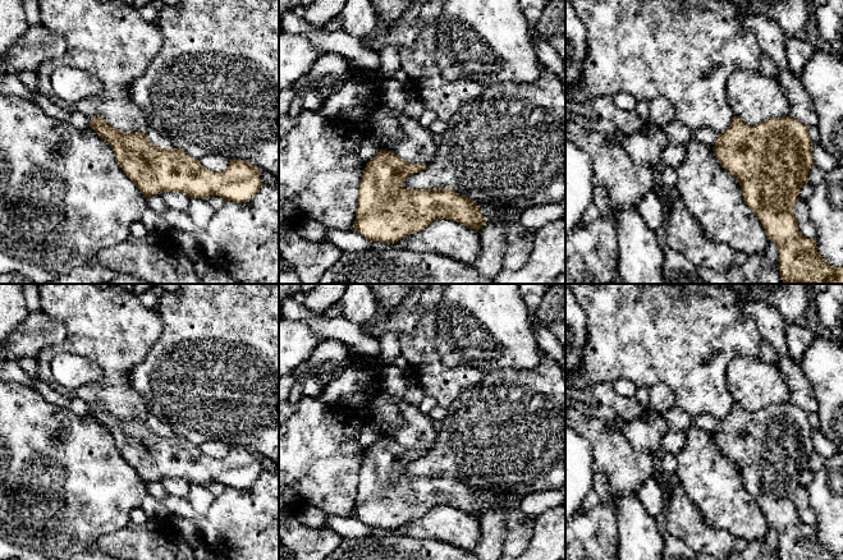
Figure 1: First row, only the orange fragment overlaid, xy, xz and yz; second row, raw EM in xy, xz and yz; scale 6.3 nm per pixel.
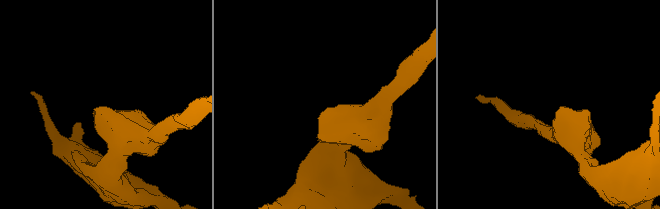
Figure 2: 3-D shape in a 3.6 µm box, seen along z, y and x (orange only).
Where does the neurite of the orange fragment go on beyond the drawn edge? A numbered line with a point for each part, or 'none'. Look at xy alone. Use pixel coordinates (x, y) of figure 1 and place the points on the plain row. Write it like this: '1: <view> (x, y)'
none

